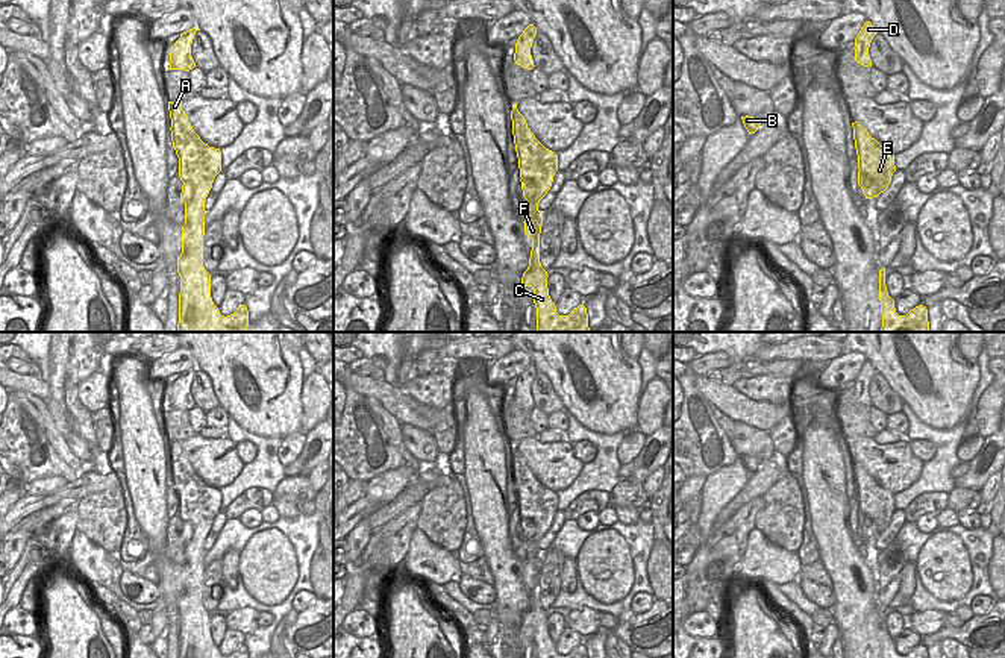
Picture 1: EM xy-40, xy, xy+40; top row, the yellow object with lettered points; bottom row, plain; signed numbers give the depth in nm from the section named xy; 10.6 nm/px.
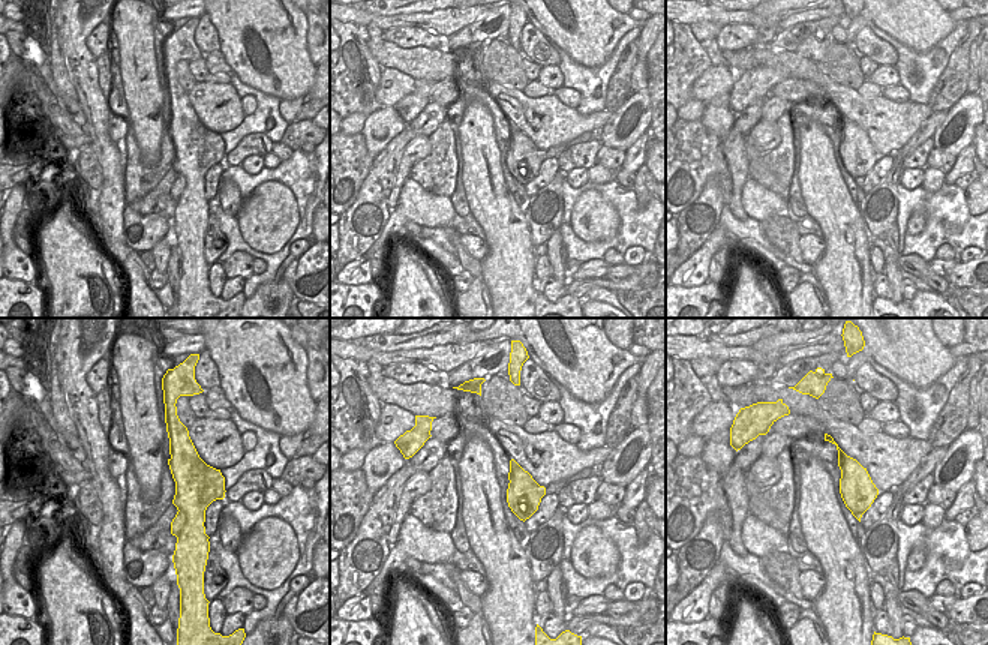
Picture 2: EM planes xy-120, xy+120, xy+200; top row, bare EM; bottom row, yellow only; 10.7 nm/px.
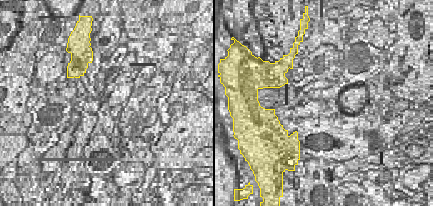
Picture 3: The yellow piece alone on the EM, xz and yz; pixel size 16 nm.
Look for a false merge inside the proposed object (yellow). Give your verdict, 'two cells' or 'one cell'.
two cells

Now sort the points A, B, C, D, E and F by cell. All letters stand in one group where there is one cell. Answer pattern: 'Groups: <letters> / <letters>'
Groups: A C D E F / B

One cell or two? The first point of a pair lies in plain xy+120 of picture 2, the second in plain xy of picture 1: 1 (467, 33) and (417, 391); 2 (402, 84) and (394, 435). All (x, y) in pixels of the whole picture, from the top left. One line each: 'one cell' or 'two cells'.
1: two cells
2: two cells

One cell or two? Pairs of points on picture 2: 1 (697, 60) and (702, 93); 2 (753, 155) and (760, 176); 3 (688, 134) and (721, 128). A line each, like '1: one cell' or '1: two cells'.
1: two cells
2: one cell
3: two cells

